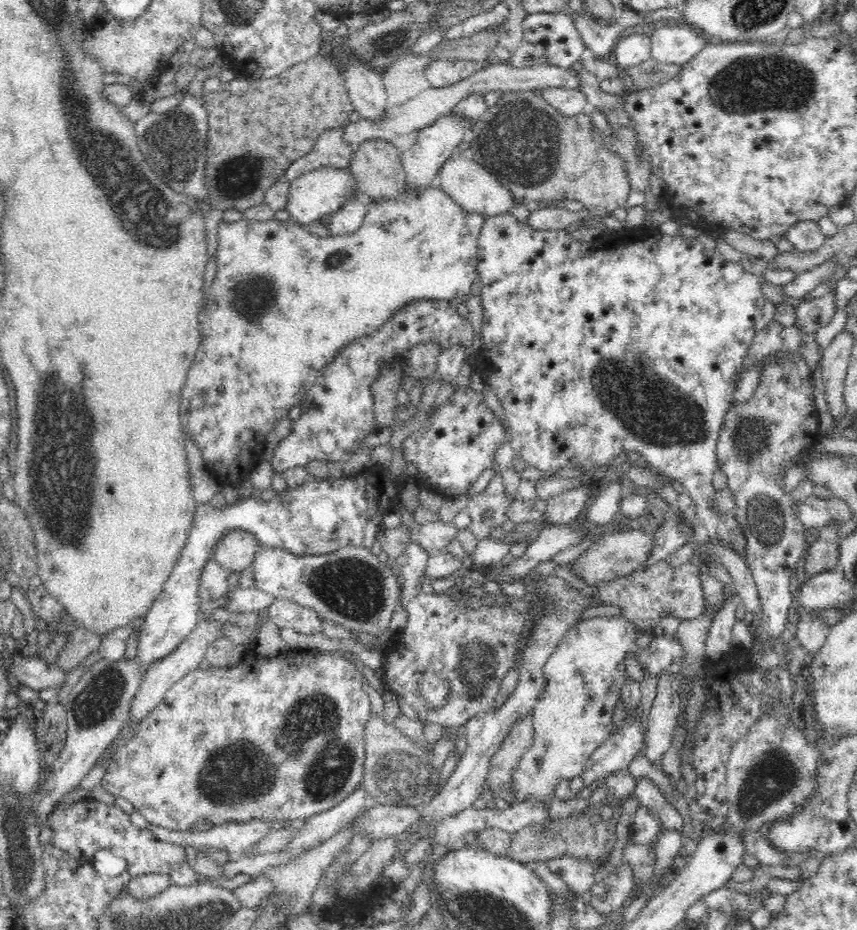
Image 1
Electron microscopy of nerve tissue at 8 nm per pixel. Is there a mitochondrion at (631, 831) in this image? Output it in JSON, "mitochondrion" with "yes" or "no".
{"mitochondrion":"no"}

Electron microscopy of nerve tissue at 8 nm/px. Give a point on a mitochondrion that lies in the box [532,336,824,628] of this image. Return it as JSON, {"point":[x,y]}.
{"point":[653,410]}

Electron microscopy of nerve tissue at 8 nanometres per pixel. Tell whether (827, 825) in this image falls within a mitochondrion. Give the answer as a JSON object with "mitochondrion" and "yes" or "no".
{"mitochondrion":"yes"}

